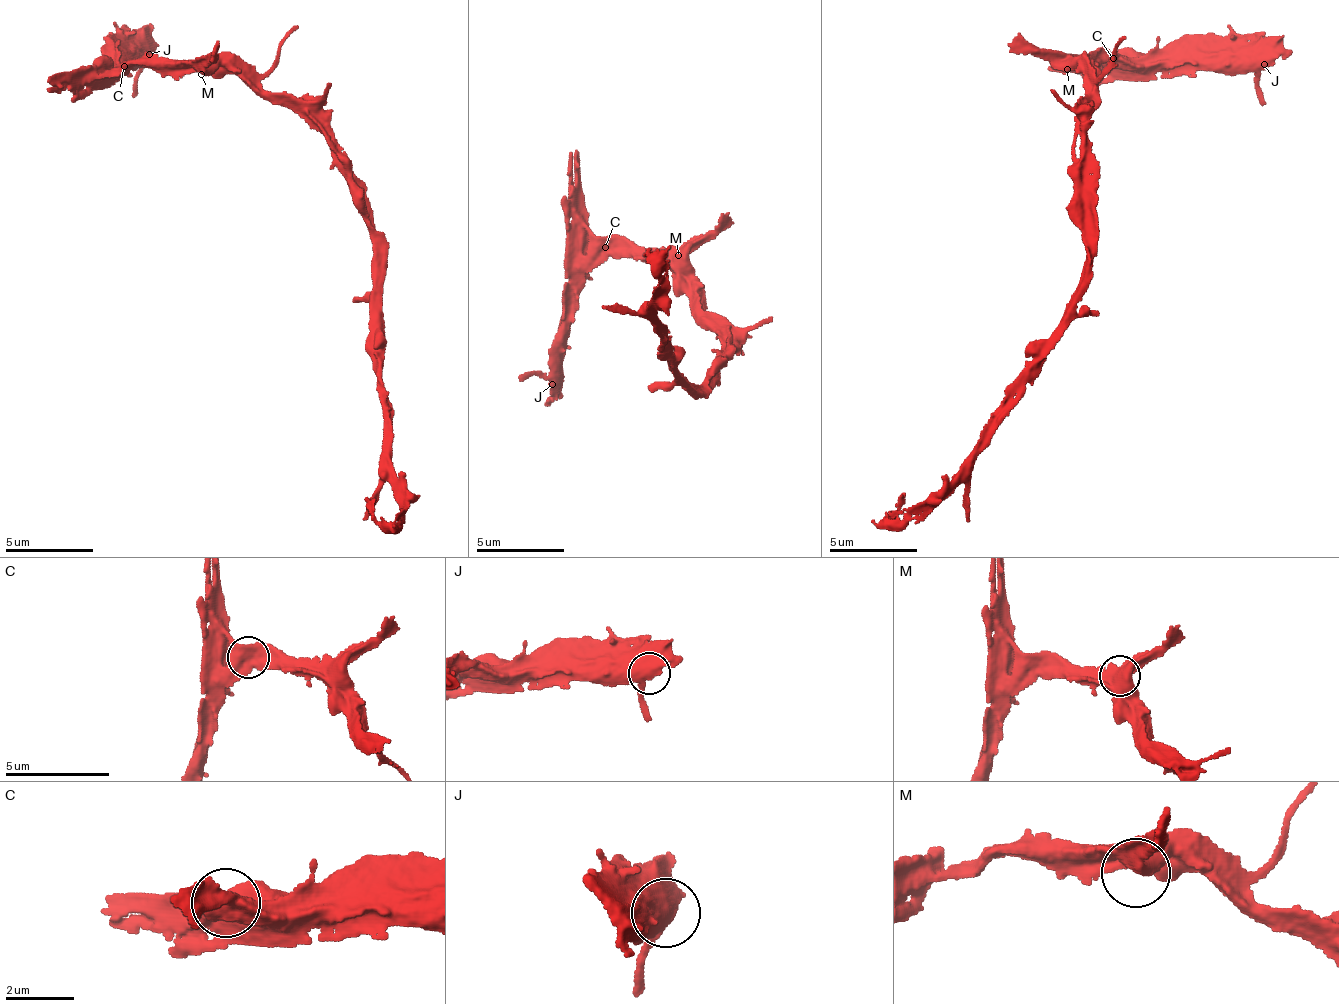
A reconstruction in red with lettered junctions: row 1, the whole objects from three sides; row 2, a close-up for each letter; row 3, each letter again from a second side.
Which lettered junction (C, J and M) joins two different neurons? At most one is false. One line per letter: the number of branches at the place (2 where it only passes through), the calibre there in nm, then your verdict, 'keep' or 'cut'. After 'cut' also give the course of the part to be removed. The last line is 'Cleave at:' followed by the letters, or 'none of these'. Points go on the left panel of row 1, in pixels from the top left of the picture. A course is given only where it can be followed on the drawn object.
C: 3 | 480 nm | keep
J: 2 | 550 nm | keep
M: 3 | 480 nm | keep
Cleave at: none of these

